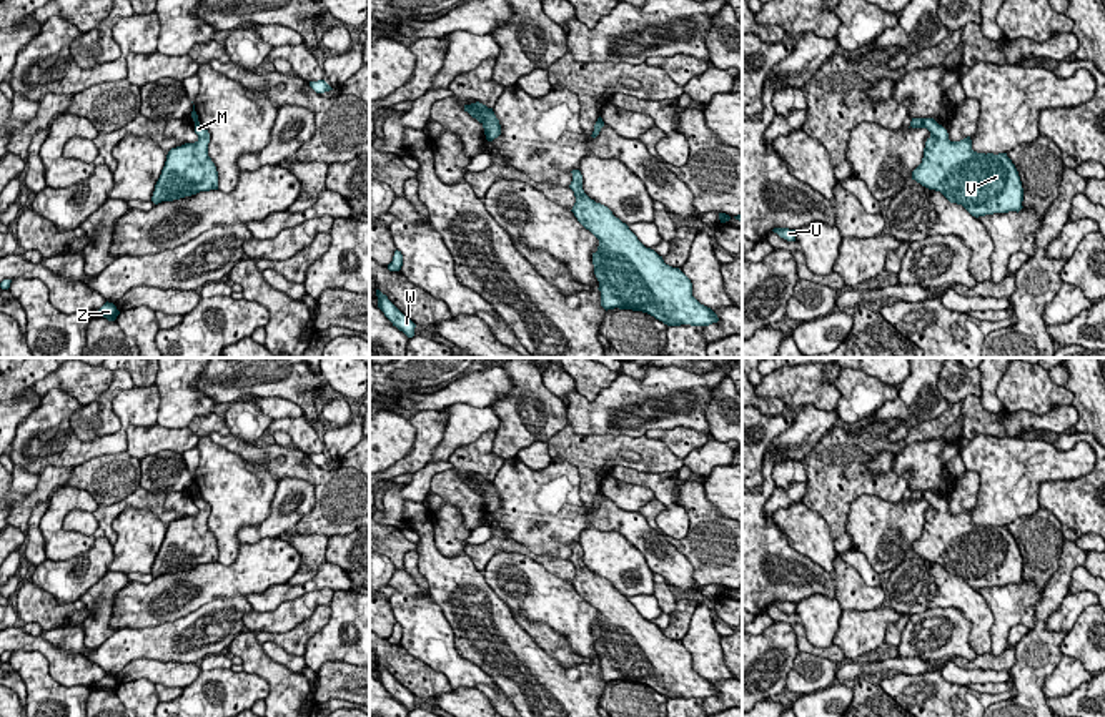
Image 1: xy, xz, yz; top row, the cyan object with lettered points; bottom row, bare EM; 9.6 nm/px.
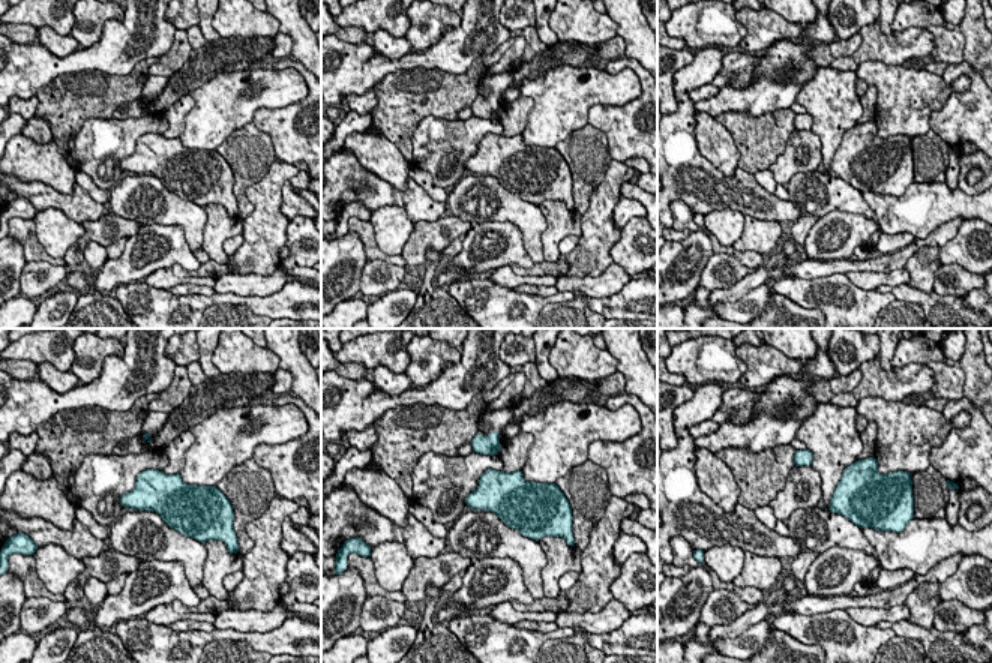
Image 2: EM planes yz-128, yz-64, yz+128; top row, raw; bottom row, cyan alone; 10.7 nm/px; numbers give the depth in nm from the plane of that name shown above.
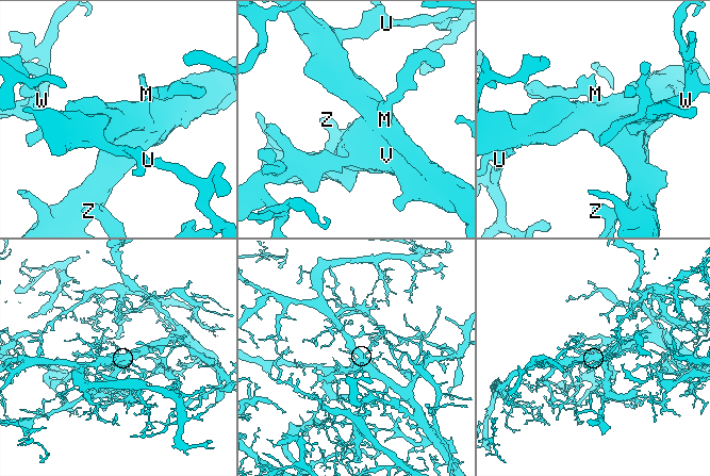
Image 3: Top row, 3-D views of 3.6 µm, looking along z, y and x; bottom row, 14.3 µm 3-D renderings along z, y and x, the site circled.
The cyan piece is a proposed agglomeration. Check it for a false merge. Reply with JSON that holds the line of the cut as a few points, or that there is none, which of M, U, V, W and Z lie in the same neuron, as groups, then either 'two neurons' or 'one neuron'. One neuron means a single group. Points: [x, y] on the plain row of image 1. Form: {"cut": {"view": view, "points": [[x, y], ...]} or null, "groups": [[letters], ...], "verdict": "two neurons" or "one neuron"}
{"cut": null, "groups": [["M", "U", "V", "W", "Z"]], "verdict": "one neuron"}

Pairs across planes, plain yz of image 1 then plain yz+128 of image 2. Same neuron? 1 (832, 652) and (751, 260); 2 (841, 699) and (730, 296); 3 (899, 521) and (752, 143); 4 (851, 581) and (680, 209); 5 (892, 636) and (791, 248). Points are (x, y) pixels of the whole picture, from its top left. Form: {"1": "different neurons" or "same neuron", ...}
{"1": "same neuron", "2": "different neurons", "3": "different neurons", "4": "different neurons", "5": "different neurons"}

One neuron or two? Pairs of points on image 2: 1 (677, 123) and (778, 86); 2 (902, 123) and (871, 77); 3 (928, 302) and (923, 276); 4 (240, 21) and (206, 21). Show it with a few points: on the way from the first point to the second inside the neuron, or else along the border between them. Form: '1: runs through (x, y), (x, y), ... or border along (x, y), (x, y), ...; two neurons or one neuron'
1: border along (694, 102), (697, 111); two neurons
2: runs through (902, 111), (902, 104), (883, 84); one neuron
3: border along (905, 284), (932, 291); two neurons
4: border along (213, 15), (213, 29), (221, 36); two neurons

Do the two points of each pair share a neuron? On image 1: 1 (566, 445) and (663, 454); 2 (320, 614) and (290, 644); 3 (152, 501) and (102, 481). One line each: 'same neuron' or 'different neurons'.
1: same neuron
2: same neuron
3: different neurons

